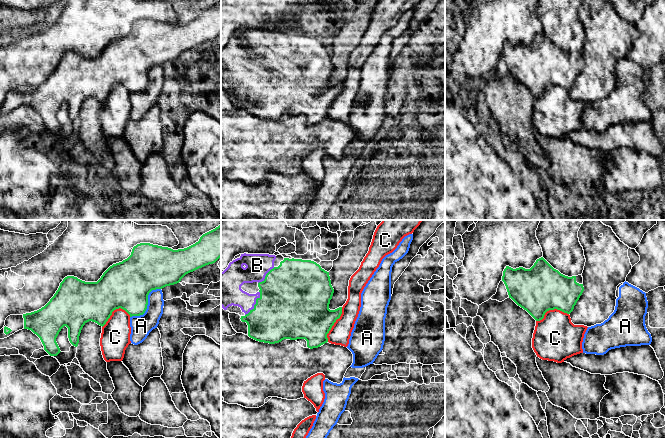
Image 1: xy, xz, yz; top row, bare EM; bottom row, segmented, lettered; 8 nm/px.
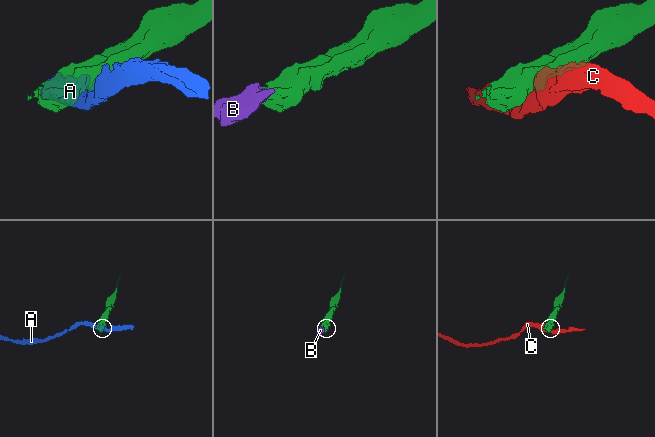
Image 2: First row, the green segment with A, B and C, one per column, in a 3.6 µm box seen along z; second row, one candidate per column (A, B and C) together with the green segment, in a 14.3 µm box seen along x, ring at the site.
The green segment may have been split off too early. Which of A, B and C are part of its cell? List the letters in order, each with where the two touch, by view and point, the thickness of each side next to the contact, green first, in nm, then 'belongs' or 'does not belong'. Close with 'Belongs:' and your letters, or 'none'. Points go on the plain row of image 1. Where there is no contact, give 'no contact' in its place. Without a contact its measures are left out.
A: meets green in xy at (147, 80); 380 nm thick on the green side, 170 nm on the other; does not belong
B: meets green in xz at (256, 79); 480 nm thick on the green side, 220 nm on the other; belongs
C: meets green in xz at (333, 100); 400 nm thick on the green side, 170 nm on the other; does not belong
Belongs: B

